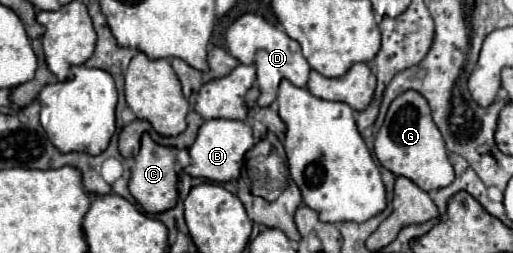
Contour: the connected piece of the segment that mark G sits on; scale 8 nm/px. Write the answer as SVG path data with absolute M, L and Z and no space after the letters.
M406 91L392 101L374 141L374 155L382 167L414 181L424 191L442 189L454 181L454 169L448 161L444 139L432 121L426 99L416 91Z

